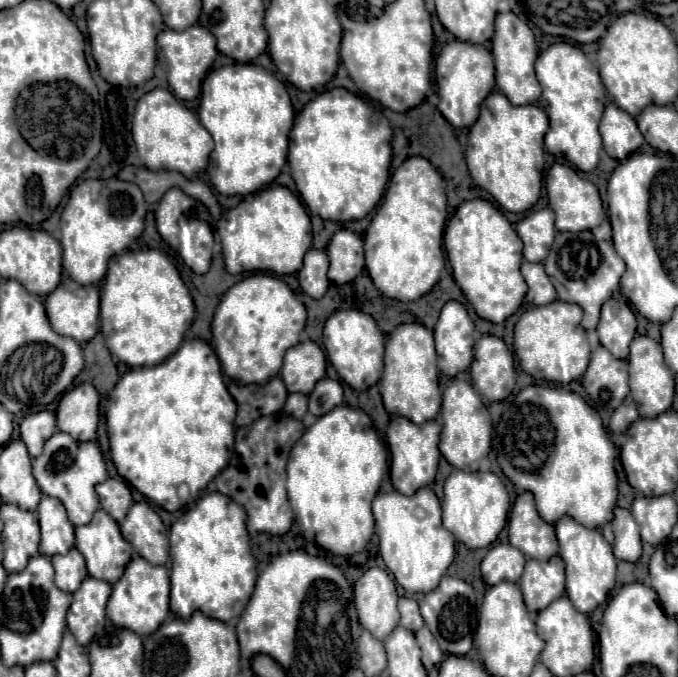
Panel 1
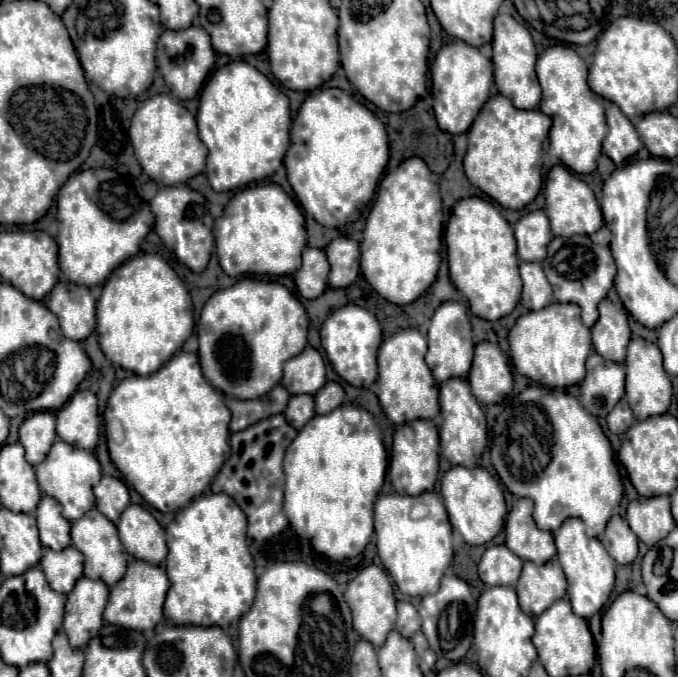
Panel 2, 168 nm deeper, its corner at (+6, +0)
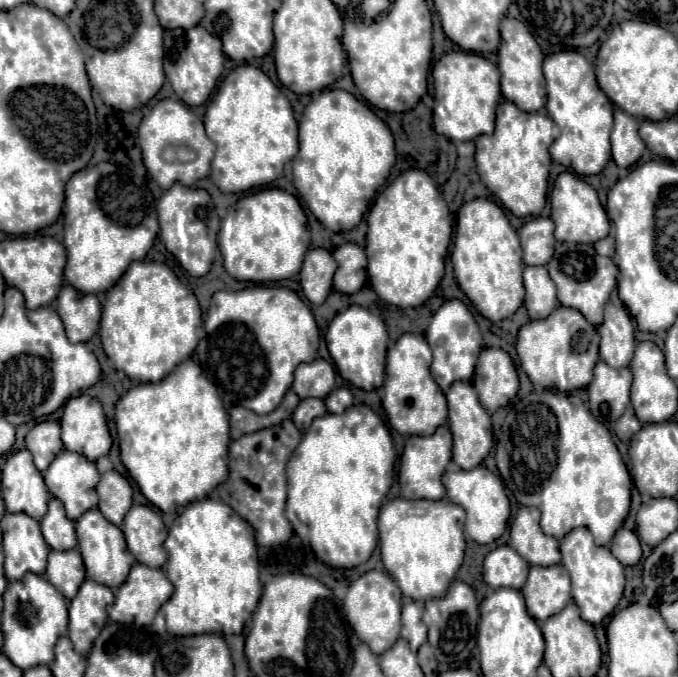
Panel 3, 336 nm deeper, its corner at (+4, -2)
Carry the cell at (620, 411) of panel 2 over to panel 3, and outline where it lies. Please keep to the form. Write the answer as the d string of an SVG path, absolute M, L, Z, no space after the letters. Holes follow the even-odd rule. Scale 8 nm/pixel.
M628 406L626 412L616 420L614 424L614 432L622 442L630 442L630 438L642 428L642 424L638 422L638 418L634 416L634 410Z

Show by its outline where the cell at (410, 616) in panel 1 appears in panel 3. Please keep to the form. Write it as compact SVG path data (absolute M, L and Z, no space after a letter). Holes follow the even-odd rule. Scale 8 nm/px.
M408 602L402 606L402 638L408 640L414 652L426 642L426 626L422 622L422 612L424 612L424 602Z

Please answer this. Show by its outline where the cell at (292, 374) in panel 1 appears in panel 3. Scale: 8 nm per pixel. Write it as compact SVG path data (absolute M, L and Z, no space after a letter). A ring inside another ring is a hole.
M318 358L312 364L300 364L294 374L292 390L304 398L326 398L334 388L334 368L330 362Z

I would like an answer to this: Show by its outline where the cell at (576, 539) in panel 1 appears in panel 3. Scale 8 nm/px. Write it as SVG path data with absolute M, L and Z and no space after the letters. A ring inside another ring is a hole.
M576 528L566 534L560 542L562 564L572 578L572 598L580 608L580 616L590 624L600 624L606 616L614 612L622 598L622 590L626 584L624 566L612 556L612 552L604 546L596 546L594 538L588 530Z

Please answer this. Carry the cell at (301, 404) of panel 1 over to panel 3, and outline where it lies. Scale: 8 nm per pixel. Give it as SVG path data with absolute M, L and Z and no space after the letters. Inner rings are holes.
M306 398L300 402L300 406L294 410L292 414L292 422L296 422L296 428L306 432L312 424L314 418L324 416L326 414L326 406L320 398Z

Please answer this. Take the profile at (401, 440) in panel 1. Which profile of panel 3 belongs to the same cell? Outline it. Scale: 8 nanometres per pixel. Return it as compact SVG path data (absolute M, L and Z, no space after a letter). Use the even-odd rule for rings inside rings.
M440 426L432 436L410 436L404 444L404 452L400 458L400 470L398 470L398 484L402 490L402 496L408 500L442 500L446 494L446 488L442 486L442 474L452 460L452 434L448 426Z

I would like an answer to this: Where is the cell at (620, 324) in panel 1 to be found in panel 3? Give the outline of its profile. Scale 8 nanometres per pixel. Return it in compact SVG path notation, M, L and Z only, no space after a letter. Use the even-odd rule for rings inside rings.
M608 302L604 308L604 322L598 326L600 358L612 368L624 368L632 360L636 348L634 326L624 306Z

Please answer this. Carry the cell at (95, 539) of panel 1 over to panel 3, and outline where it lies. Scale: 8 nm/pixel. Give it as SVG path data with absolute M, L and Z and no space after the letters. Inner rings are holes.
M94 508L94 510L84 512L76 520L76 534L78 534L78 550L80 550L80 554L84 558L84 566L86 566L86 576L112 590L116 590L120 584L124 584L124 580L128 578L128 570L132 568L132 564L136 560L132 558L132 554L126 548L122 530L118 526L112 526L112 522L108 522L100 514L100 510Z

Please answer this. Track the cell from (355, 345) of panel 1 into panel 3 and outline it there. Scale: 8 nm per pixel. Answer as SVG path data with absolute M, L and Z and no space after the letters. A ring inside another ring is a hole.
M350 306L344 312L336 314L326 332L326 342L332 360L340 376L352 382L362 390L378 390L384 384L384 366L386 366L386 348L388 348L388 330L380 316L372 314L362 306Z

